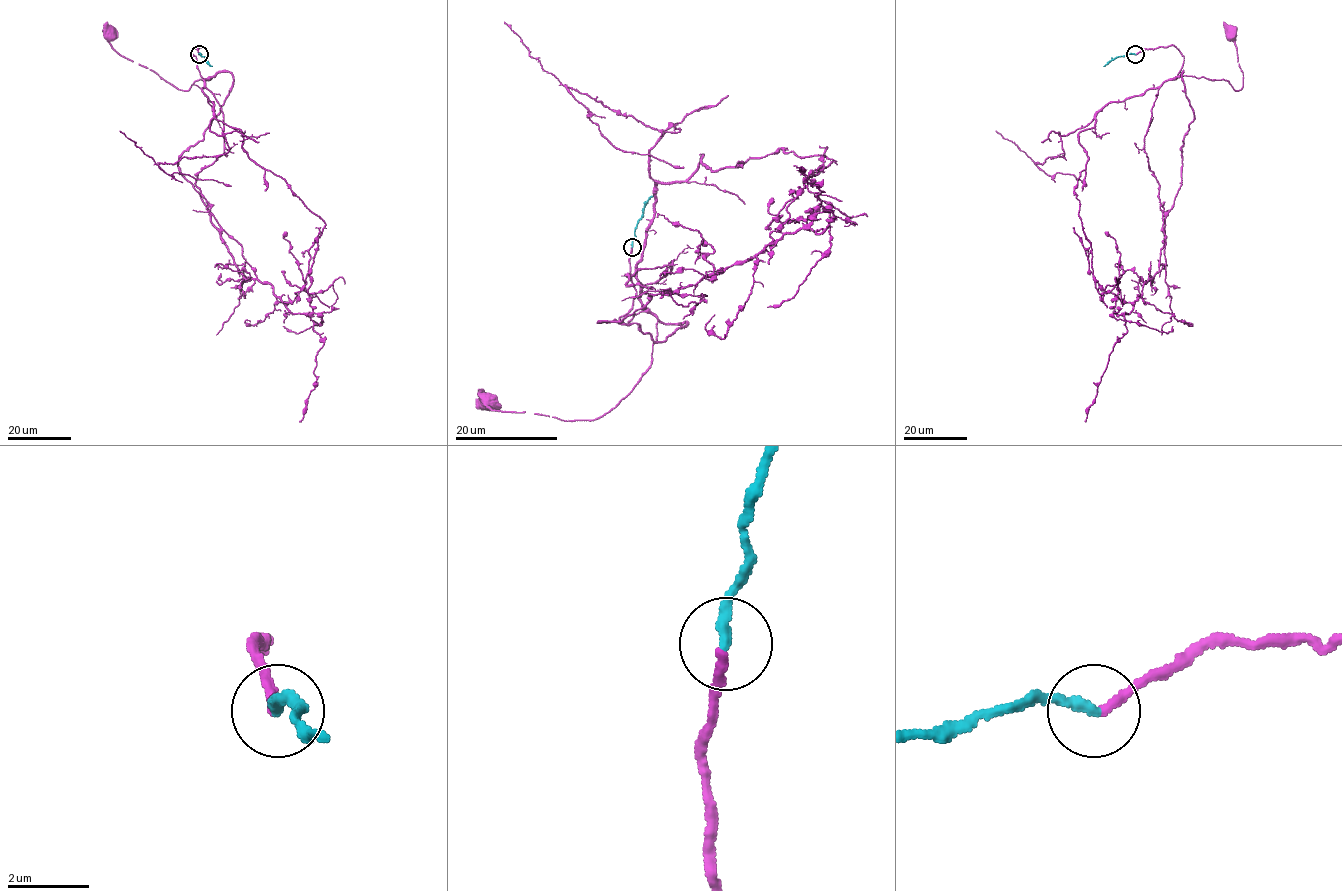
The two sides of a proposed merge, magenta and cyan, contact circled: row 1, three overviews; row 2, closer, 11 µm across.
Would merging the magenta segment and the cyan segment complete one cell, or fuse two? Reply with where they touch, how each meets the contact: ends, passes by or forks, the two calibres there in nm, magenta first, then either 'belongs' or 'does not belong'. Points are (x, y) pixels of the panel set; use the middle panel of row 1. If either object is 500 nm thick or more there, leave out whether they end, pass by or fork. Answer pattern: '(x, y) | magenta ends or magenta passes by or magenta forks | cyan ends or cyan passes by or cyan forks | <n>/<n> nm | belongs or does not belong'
(632, 247) | magenta ends | cyan ends | 240/280 nm | belongs

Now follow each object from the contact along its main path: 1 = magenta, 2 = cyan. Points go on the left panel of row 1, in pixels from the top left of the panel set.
1: (198, 54), (198, 45), (191, 51), (200, 75), (214, 76), (179, 90), (122, 56), (109, 32)
2: (199, 54), (212, 66)

